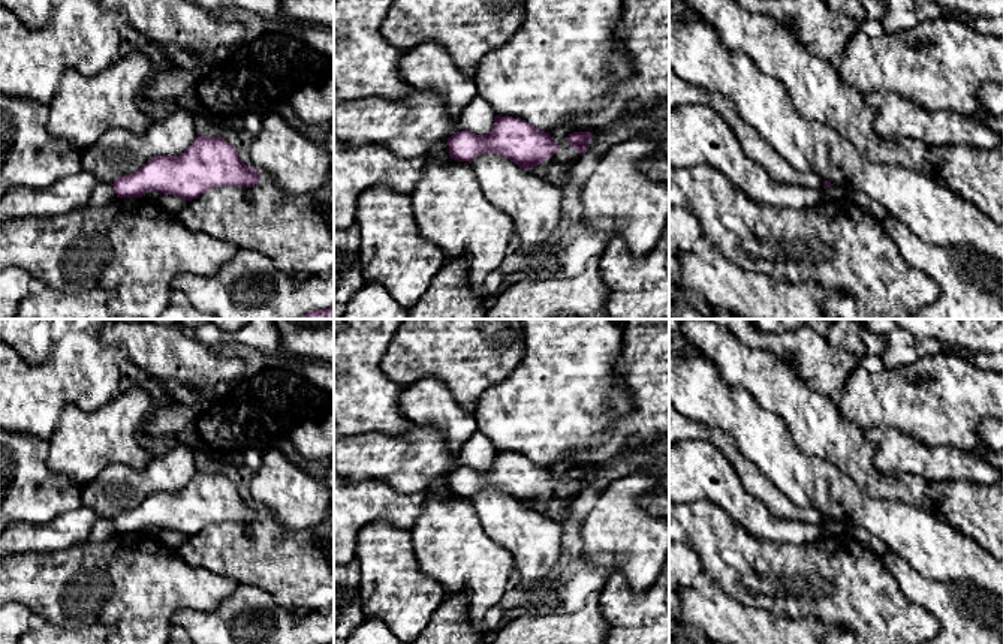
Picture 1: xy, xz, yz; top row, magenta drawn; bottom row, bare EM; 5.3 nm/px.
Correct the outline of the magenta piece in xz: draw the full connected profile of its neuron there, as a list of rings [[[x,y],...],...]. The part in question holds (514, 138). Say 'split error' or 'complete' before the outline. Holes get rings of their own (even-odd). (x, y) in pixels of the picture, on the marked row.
complete; [[[494,117],[494,127],[487,135],[461,130],[448,138],[449,157],[472,163],[478,156],[494,153],[531,169],[558,153],[549,132],[543,132],[521,118]]]

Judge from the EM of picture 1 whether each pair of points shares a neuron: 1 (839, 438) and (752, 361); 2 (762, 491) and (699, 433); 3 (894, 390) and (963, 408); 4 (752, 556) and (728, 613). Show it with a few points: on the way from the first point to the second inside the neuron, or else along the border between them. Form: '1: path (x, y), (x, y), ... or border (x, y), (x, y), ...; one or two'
1: path (816, 424), (770, 379); one
2: path (749, 474), (717, 439); one
3: path (910, 399), (946, 402); one
4: border (705, 575), (741, 602), (767, 610); two

